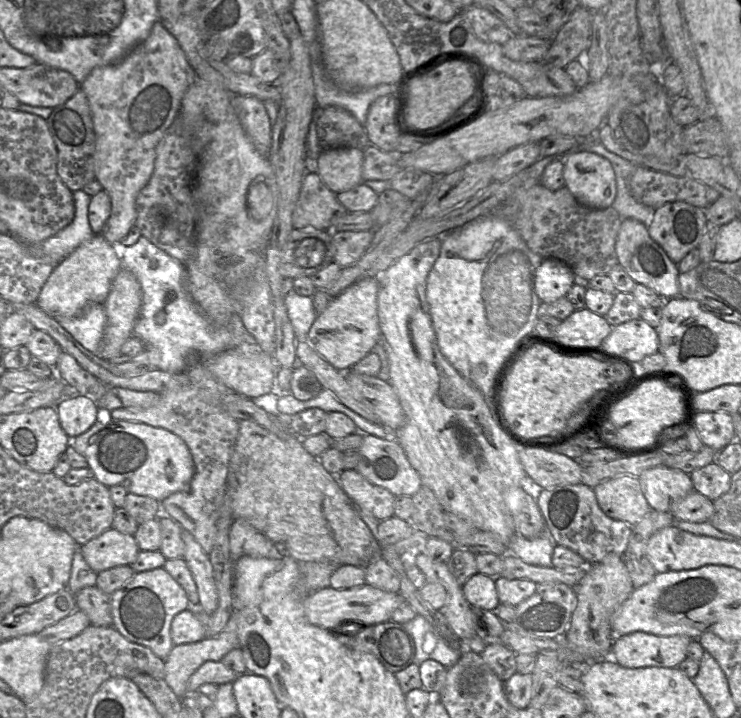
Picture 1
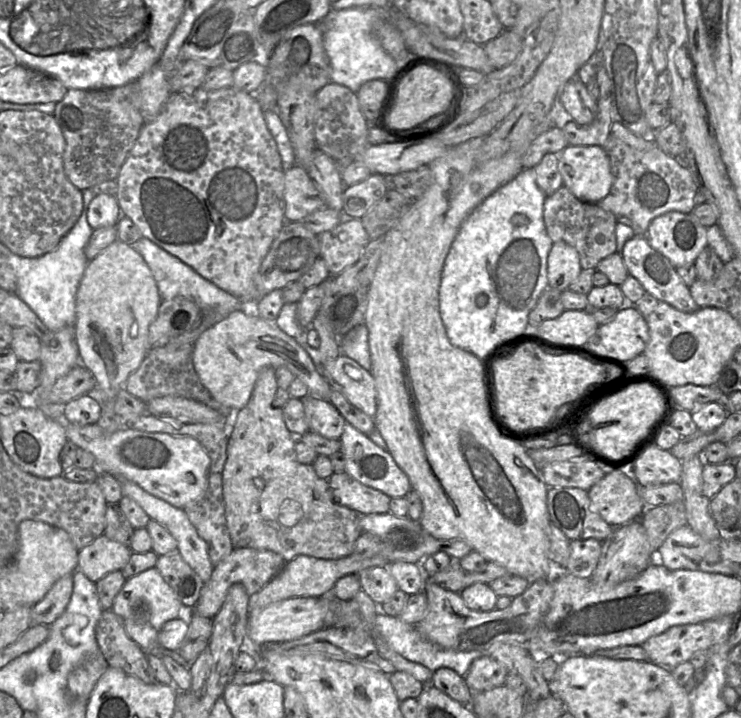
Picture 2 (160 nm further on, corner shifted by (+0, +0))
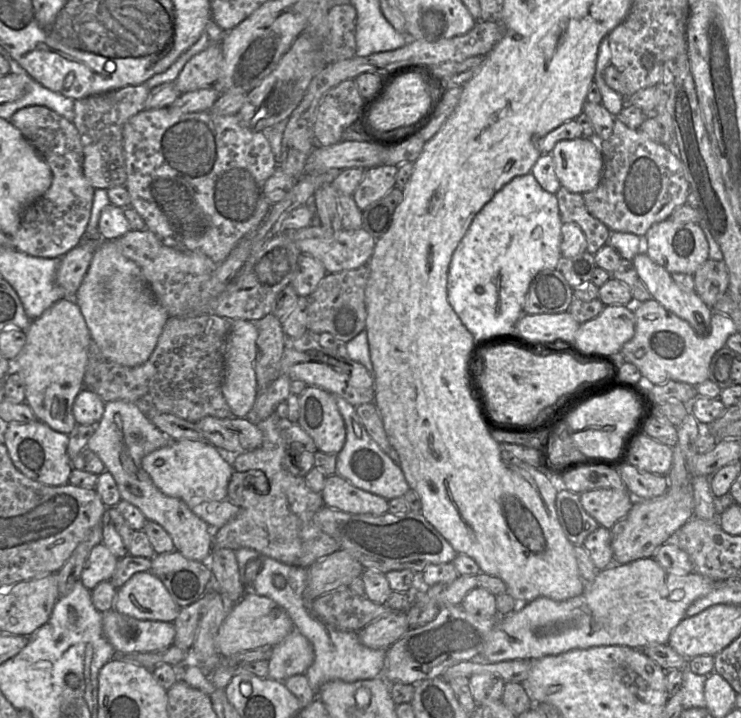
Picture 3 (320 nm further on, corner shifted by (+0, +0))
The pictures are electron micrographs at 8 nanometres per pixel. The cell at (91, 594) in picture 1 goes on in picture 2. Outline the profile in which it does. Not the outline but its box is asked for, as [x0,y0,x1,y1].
[96,609,156,683]

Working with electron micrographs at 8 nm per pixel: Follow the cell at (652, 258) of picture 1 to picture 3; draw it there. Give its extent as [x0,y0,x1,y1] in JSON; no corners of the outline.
[632,253,713,336]

